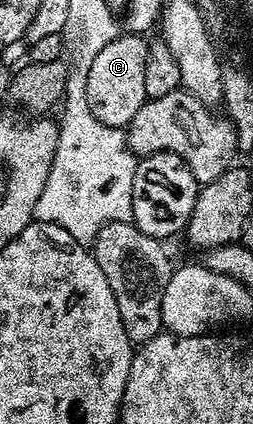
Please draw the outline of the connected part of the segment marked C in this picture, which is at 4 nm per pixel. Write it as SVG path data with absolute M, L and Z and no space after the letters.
M121 33L111 40L91 61L91 69L87 69L87 101L91 104L91 113L103 121L103 125L111 125L122 129L128 128L131 117L139 113L145 104L143 80L147 73L149 60L149 43L140 34Z

